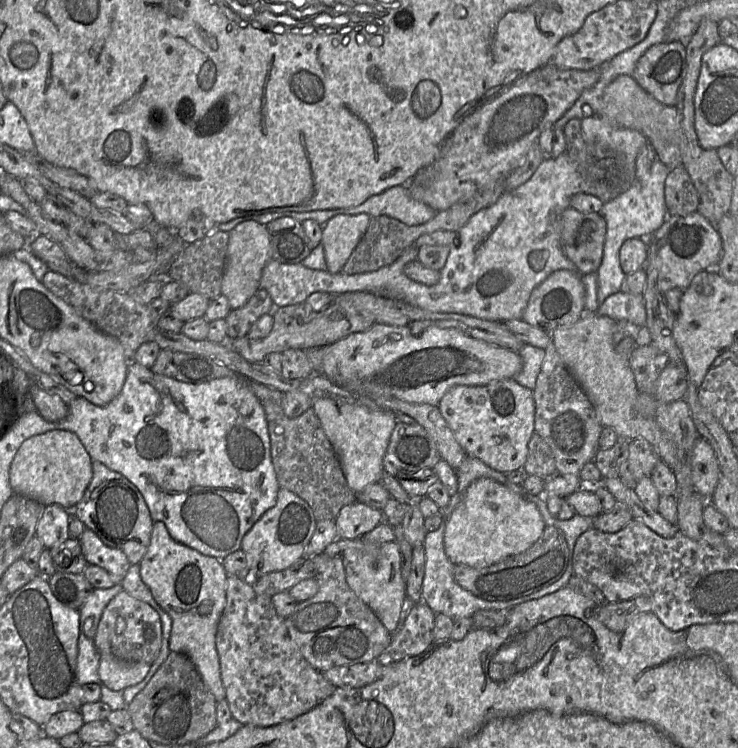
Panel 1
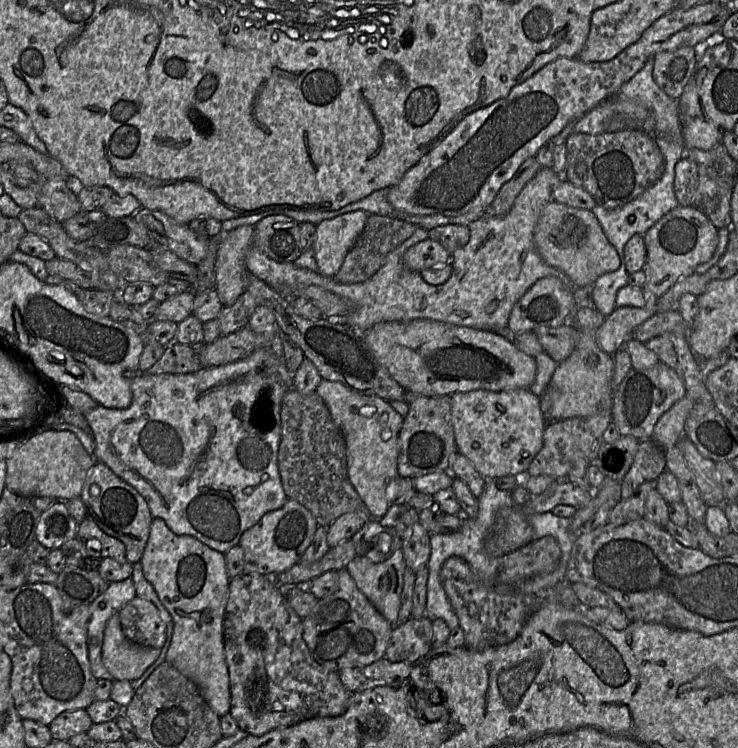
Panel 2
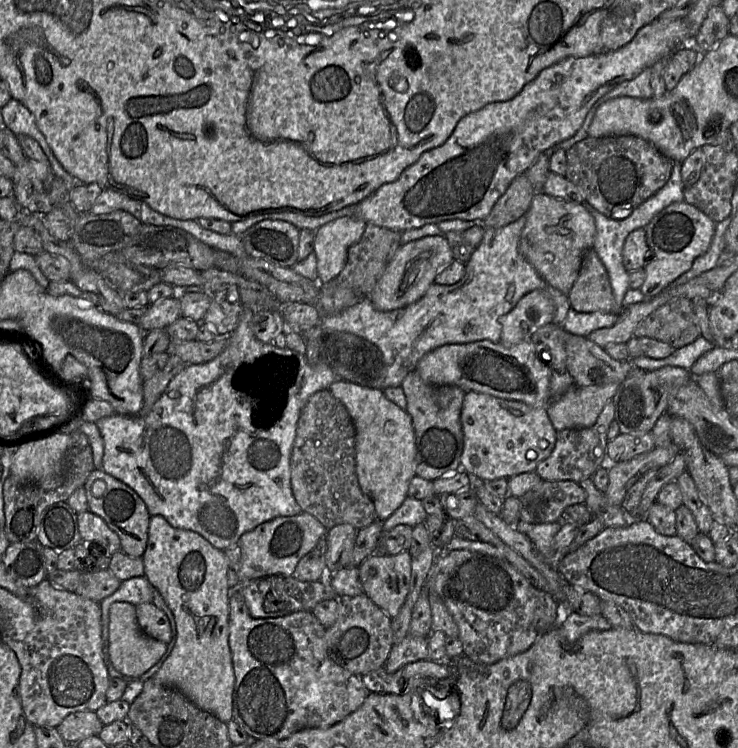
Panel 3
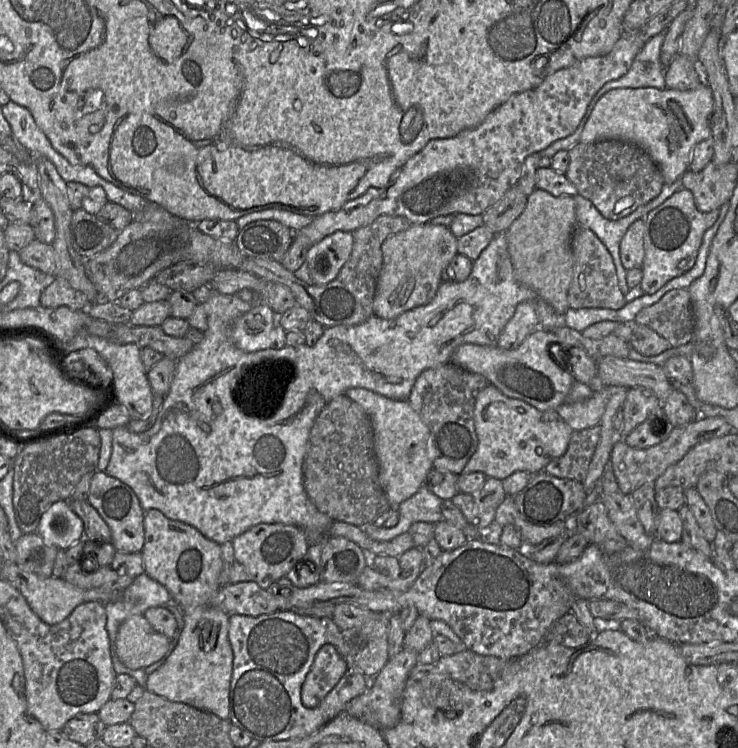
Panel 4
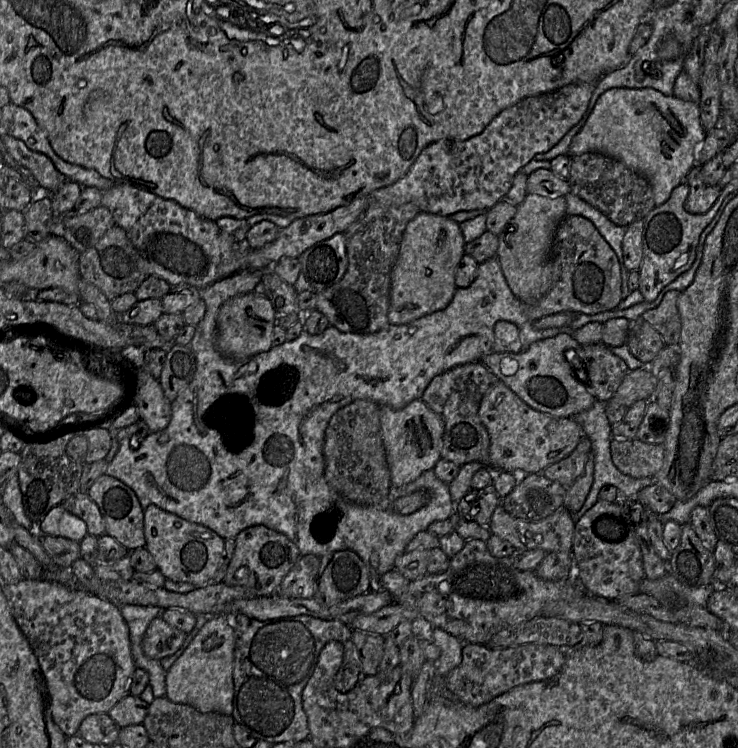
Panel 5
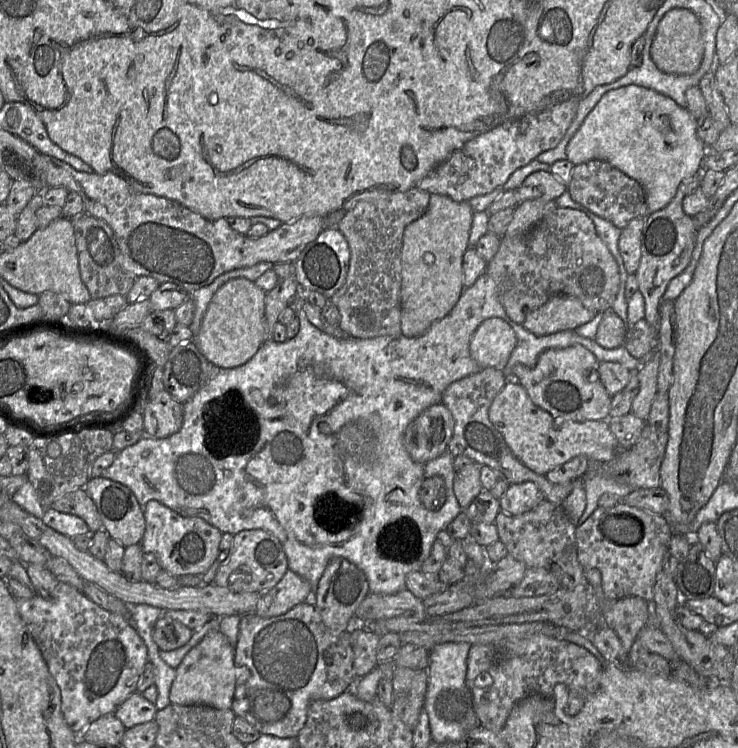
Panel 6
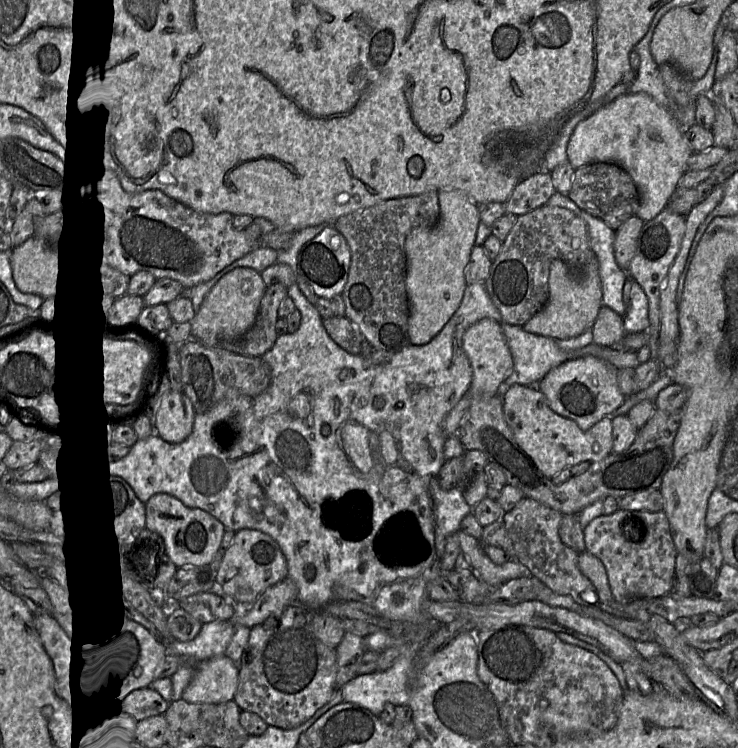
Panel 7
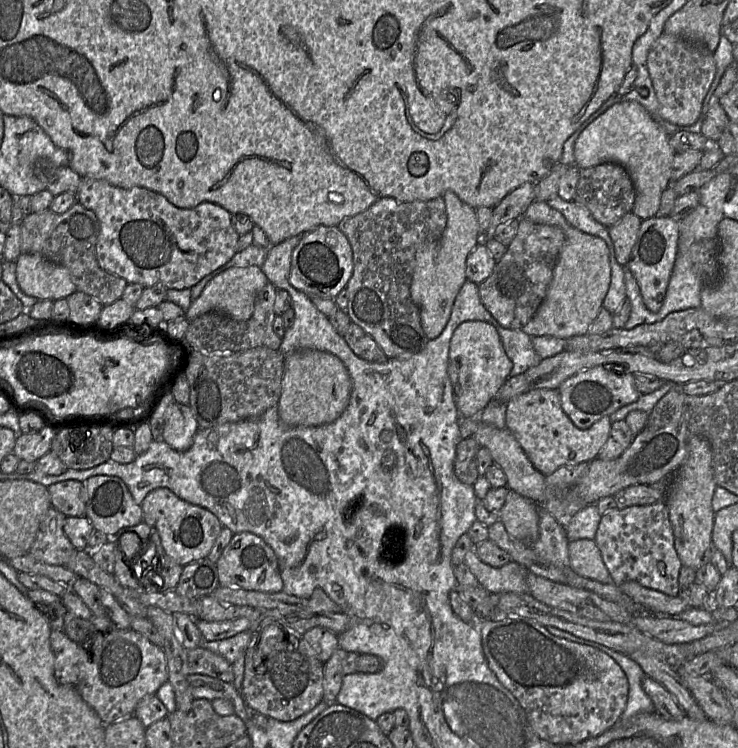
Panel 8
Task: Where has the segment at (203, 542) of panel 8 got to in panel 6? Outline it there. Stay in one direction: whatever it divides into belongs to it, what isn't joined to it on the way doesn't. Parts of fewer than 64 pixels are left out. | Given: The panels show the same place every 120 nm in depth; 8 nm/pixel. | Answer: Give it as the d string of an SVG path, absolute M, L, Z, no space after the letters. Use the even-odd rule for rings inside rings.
M150 500L143 508L145 532L141 547L157 559L161 570L179 577L201 576L215 562L220 552L223 533L198 517L184 517L156 500Z

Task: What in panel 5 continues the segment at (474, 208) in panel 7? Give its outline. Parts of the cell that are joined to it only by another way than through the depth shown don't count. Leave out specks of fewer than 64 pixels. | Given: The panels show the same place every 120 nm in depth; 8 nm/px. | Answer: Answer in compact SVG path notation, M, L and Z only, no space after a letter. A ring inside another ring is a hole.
M419 211L403 232L399 254L391 270L390 324L410 323L451 302L457 289L455 271L465 253L465 244L459 223L449 216Z

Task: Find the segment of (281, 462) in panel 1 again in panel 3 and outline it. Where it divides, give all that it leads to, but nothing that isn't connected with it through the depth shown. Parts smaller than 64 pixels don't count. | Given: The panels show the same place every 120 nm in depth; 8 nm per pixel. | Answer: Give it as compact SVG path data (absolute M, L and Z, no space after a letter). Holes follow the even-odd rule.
M328 389L314 393L301 410L297 423L290 456L291 488L301 509L314 516L326 529L345 523L361 529L377 520L373 501L361 490L358 483L355 443L355 426L345 406Z

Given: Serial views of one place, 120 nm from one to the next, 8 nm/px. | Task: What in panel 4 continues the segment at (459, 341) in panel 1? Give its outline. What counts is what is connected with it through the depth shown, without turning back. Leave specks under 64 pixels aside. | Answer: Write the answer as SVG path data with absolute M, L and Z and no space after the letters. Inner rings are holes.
M537 329L514 350L498 346L463 344L455 349L450 363L467 371L484 376L489 384L494 385L504 395L525 401L540 411L556 410L565 402L573 383L574 377L567 370L562 360L564 352L557 344L558 337L553 330ZM551 345L557 348L557 363L550 353ZM564 365L564 366L563 366Z

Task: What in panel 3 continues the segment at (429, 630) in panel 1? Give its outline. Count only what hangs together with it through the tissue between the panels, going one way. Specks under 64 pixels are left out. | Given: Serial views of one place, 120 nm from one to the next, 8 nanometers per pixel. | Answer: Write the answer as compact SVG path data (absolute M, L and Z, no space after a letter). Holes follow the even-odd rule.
M408 634L398 643L394 643L383 666L388 673L397 671L402 666L428 658L428 637Z

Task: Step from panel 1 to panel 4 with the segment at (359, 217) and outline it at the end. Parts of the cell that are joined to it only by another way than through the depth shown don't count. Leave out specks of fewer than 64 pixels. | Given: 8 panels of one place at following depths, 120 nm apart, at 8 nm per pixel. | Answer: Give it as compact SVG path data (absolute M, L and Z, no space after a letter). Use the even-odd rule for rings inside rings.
M336 231L310 247L306 260L314 284L326 285L338 276L351 256L353 242L351 232Z

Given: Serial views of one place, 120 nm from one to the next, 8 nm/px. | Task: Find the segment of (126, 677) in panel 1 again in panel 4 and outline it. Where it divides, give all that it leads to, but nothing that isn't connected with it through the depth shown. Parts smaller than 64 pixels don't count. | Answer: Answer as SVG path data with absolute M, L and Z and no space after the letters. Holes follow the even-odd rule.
M142 614L126 618L116 634L116 654L129 669L144 669L167 652L170 639L157 632Z

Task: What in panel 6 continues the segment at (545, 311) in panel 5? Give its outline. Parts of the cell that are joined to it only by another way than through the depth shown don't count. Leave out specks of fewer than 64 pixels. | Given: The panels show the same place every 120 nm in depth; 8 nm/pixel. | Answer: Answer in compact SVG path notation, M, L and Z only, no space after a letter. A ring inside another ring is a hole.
M555 208L553 211L548 213L543 219L541 219L530 231L524 234L519 234L512 237L501 237L500 246L496 255L491 261L487 263L486 272L493 279L496 285L497 296L499 301L503 305L508 317L514 322L522 324L527 315L545 304L551 297L555 295L567 295L577 298L582 304L588 309L593 310L596 313L604 313L611 310L611 306L616 299L620 285L620 273L618 264L597 234L593 221L583 212L571 208Z

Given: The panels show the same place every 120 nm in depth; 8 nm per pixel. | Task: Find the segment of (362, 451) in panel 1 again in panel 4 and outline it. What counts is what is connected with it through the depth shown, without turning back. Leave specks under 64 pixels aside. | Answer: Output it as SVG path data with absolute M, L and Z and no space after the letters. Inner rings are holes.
M363 388L348 389L344 395L359 404L371 420L379 483L390 507L397 507L423 486L433 468L429 428L407 400L390 399Z

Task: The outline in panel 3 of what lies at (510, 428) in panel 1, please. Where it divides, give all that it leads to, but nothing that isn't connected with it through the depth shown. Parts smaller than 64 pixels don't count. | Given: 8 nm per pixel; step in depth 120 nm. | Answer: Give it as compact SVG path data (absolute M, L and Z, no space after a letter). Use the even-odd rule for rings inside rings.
M468 391L461 410L464 448L461 455L461 470L485 481L511 477L535 471L538 464L553 451L558 431L553 426L547 409L532 407L525 402L499 398L486 393Z

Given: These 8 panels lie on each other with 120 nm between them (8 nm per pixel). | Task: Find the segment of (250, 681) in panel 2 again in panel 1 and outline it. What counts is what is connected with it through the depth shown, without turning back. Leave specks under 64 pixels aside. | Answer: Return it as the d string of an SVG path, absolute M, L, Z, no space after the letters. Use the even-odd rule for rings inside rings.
M228 575L226 604L216 632L221 679L232 717L242 725L269 727L301 716L333 694L335 687L315 669L291 640L285 618L278 615L272 596L258 594L250 579Z

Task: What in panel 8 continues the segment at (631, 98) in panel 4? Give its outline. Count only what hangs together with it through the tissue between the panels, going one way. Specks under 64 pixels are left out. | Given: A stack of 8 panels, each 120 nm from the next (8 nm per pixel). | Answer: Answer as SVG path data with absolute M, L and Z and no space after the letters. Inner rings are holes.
M637 101L619 102L610 107L581 132L574 144L574 165L578 169L617 163L628 171L636 192L632 211L642 221L656 215L661 195L671 185L674 155L669 136Z

